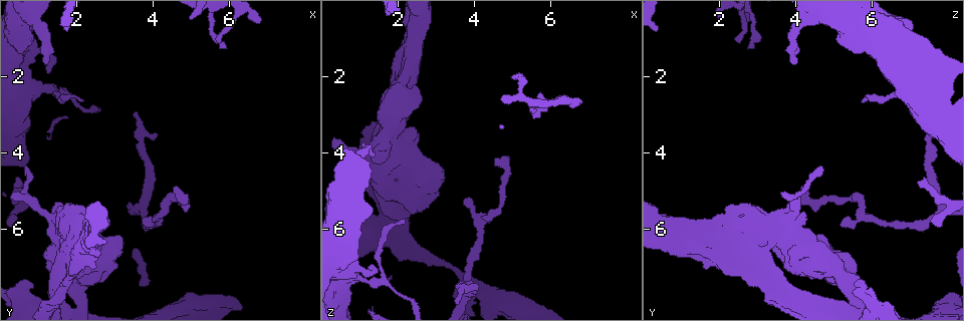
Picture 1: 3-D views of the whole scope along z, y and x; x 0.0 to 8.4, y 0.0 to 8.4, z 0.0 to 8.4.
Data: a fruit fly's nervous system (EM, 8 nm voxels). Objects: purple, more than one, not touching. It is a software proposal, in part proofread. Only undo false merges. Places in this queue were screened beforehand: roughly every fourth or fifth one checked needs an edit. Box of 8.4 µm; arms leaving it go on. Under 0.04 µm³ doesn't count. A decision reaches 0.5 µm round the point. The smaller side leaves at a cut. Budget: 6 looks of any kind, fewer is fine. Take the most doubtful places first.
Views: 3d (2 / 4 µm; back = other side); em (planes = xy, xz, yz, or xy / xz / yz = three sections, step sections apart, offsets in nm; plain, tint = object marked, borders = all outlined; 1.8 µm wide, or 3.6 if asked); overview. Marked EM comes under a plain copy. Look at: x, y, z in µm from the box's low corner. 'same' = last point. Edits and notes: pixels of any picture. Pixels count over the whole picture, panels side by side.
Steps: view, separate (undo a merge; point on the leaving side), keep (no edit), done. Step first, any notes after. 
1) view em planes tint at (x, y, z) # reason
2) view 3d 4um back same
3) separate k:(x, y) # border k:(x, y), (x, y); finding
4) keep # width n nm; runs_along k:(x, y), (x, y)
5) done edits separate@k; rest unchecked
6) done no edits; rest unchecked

view 3d 4um at (1.35, 5.70, 3.85) # calibre changes

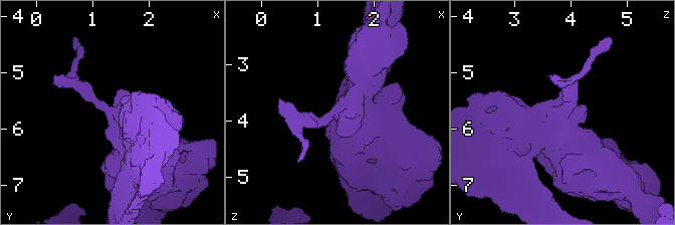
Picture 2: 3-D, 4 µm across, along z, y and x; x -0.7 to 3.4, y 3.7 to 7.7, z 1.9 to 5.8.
view em 3.6um yz step 8 tint at (1.40, 5.75, 3.90)

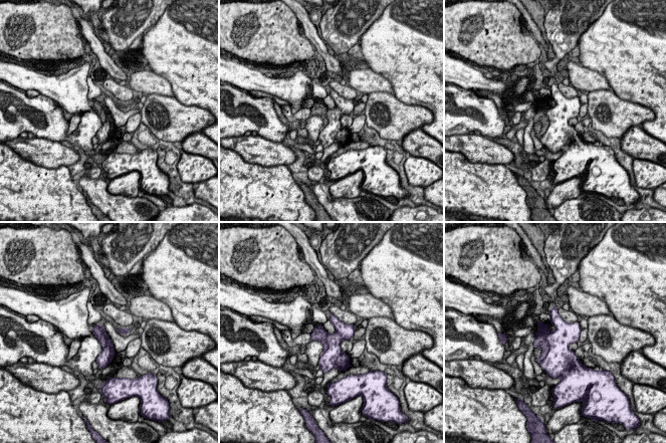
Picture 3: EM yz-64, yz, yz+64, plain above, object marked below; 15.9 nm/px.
view em 3.6um xz step 16 tint same # another direction

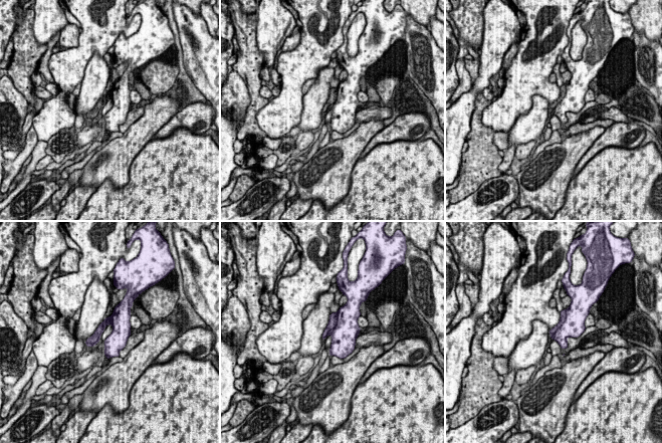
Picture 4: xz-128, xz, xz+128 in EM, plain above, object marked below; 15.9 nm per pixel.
separate 4:(563, 313) # width 140 nm; two neurons meet here

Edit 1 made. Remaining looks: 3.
view em planes borders at (1.40, 2.40, 7.35) # sharp bend

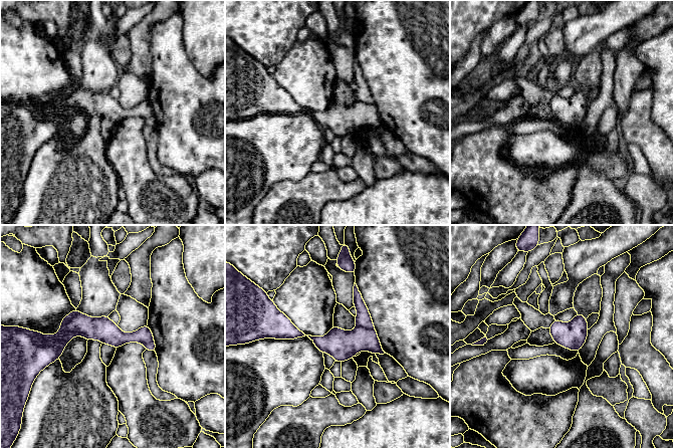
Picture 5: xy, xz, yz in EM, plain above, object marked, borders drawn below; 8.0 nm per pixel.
keep # runs_along 5:(52, 343), (102, 328), (153, 349); one neuron here

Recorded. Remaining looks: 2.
view em planes tint at (4.40, 5.15, 5.70) # sharp bend

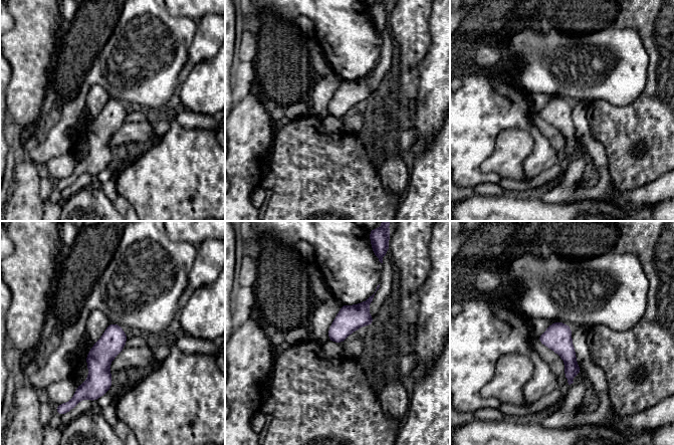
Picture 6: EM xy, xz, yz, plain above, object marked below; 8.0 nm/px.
keep # width 200 nm; runs_along 6:(113, 325), (97, 392); one neuron here

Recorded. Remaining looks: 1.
done edits separate@4; rest unchecked

